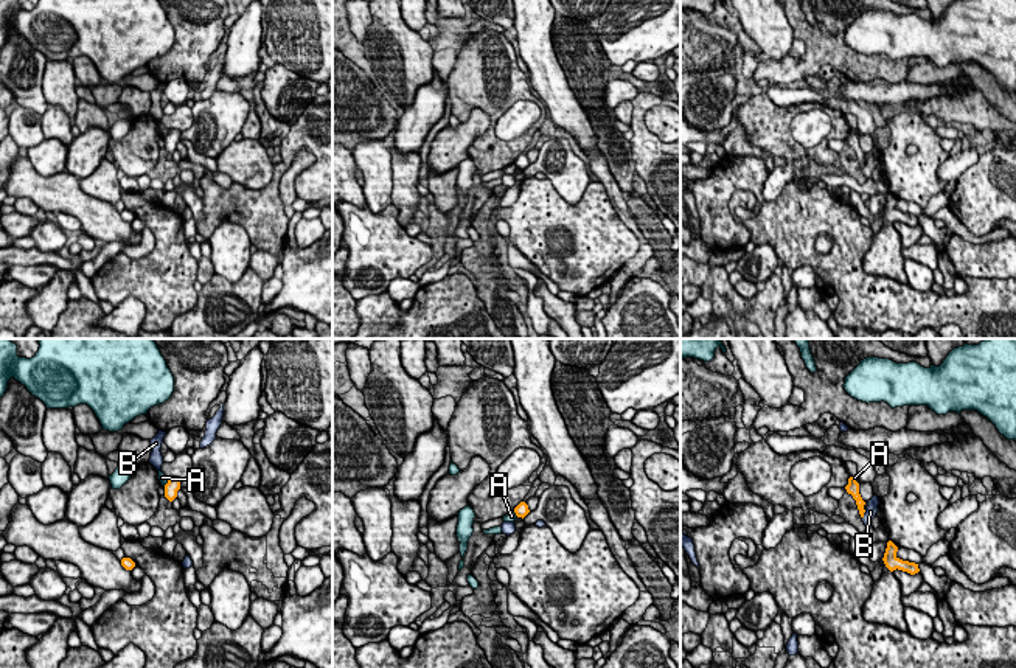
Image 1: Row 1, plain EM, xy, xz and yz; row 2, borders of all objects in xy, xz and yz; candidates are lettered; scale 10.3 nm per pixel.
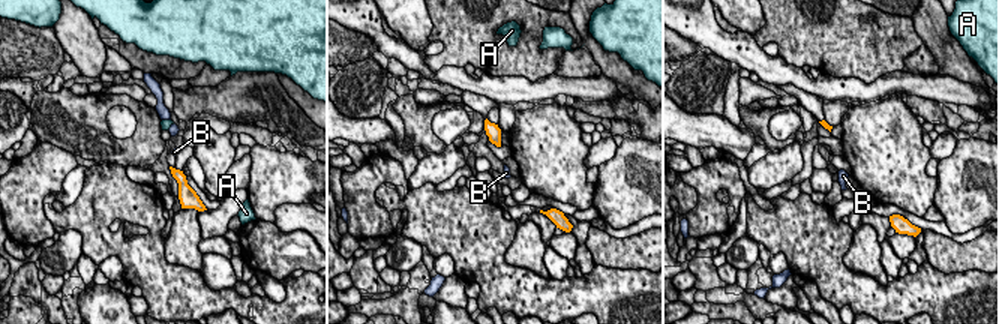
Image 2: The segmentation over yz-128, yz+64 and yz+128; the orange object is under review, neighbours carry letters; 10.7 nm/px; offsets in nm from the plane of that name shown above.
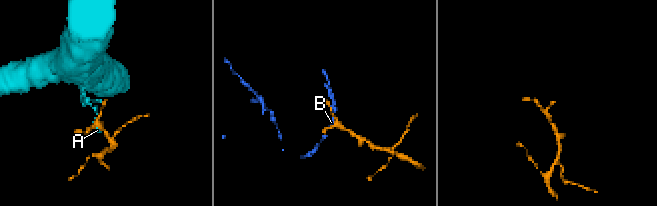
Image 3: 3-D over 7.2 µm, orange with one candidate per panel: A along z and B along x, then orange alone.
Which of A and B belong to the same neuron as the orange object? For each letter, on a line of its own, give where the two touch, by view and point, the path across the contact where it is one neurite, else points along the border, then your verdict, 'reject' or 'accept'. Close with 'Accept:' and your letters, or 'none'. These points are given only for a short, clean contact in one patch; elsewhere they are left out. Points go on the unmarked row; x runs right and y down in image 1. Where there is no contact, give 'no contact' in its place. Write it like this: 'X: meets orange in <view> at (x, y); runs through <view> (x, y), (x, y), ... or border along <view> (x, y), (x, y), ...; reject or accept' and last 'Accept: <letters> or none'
A: meets orange in xy at (168, 134); border along xy (170, 129), (163, 137); reject
B: meets orange in yz at (862, 166); border along yz (866, 162), (862, 170); reject
Accept: none

